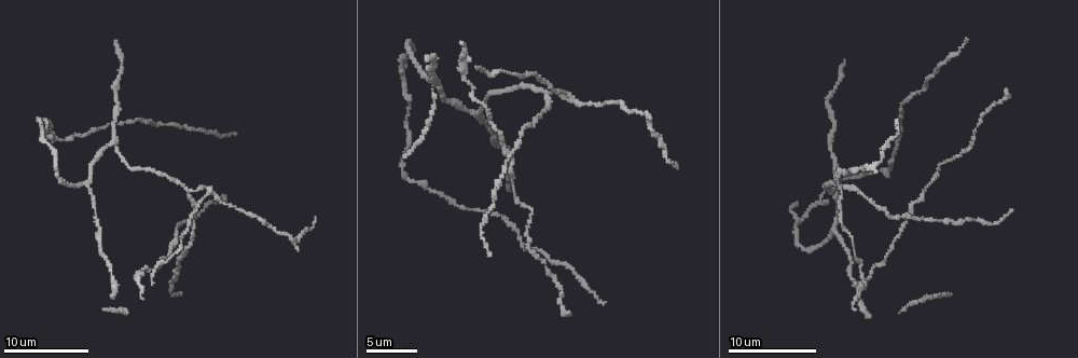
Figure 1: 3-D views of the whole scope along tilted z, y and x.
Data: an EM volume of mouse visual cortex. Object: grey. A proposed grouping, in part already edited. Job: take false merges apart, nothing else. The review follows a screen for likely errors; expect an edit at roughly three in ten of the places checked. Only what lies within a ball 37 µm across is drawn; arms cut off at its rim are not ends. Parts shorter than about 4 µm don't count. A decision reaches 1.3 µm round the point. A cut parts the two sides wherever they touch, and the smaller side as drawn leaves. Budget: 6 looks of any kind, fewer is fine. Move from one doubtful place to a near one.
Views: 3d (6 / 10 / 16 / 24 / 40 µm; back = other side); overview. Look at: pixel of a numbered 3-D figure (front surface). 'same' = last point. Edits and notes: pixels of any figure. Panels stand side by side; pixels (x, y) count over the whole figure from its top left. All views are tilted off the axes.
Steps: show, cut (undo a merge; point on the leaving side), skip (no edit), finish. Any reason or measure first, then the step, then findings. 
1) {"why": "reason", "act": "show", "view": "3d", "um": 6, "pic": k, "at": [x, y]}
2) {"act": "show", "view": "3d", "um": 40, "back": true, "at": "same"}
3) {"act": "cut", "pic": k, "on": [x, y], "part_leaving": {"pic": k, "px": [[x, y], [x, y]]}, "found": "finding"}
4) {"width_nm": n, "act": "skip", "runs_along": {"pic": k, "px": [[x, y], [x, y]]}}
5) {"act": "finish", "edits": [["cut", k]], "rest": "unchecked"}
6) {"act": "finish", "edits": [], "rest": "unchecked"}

{"why": "three arms meet", "act": "show", "view": "3d", "um": 10, "pic": 1, "at": [113, 144]}

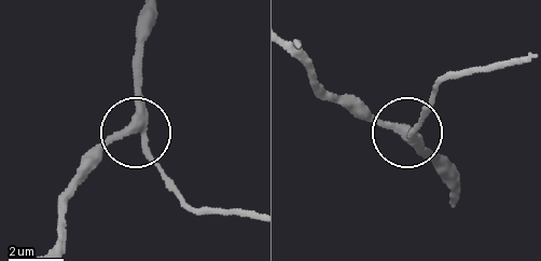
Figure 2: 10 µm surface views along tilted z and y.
{"act": "show", "view": "3d", "um": 6, "pic": 2, "at": [403, 130]}

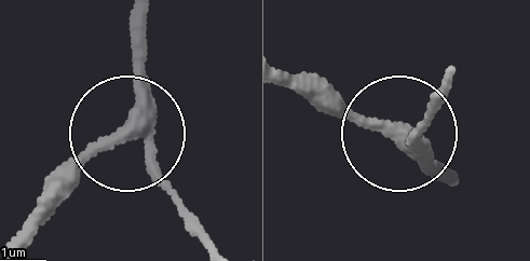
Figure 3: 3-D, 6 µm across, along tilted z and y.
{"arms": 3, "act": "skip", "runs_along": {"pic": 3, "px": [[189, 206], [122, 129], [131, 35]]}, "found": "one neuron here"}

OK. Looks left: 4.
{"why": "three-way junction", "act": "show", "view": "3d", "um": 10, "pic": 1, "at": [85, 182]}

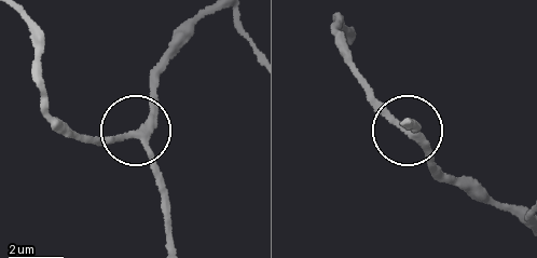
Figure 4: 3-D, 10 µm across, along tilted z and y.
{"width_nm": 240, "act": "skip", "runs_along": {"pic": 4, "px": [[211, 12], [161, 70], [155, 118], [139, 137], [164, 191]]}, "found": "one neuron here"}

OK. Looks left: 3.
{"why": "side arm on a straight run", "act": "show", "view": "3d", "um": 16, "pic": 1, "at": [210, 192]}

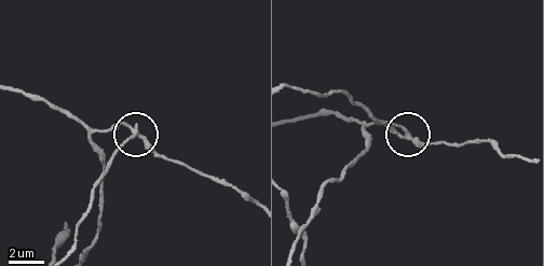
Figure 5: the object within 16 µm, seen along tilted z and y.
{"why": "zoom in", "act": "show", "view": "3d", "um": 6, "pic": 5, "at": [139, 132]}

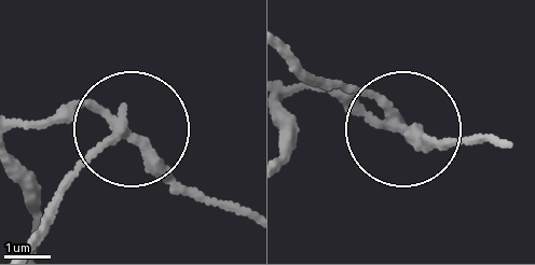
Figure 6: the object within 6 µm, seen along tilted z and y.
{"width_nm": 200, "act": "cut", "pic": 6, "on": [71, 173], "part_leaving": {"pic": 6, "px": [[115, 128], [41, 239]]}, "found": "two neurons meet here"}

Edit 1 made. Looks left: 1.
{"act": "finish", "edits": [["cut", 6]], "rest": "unchecked"}

